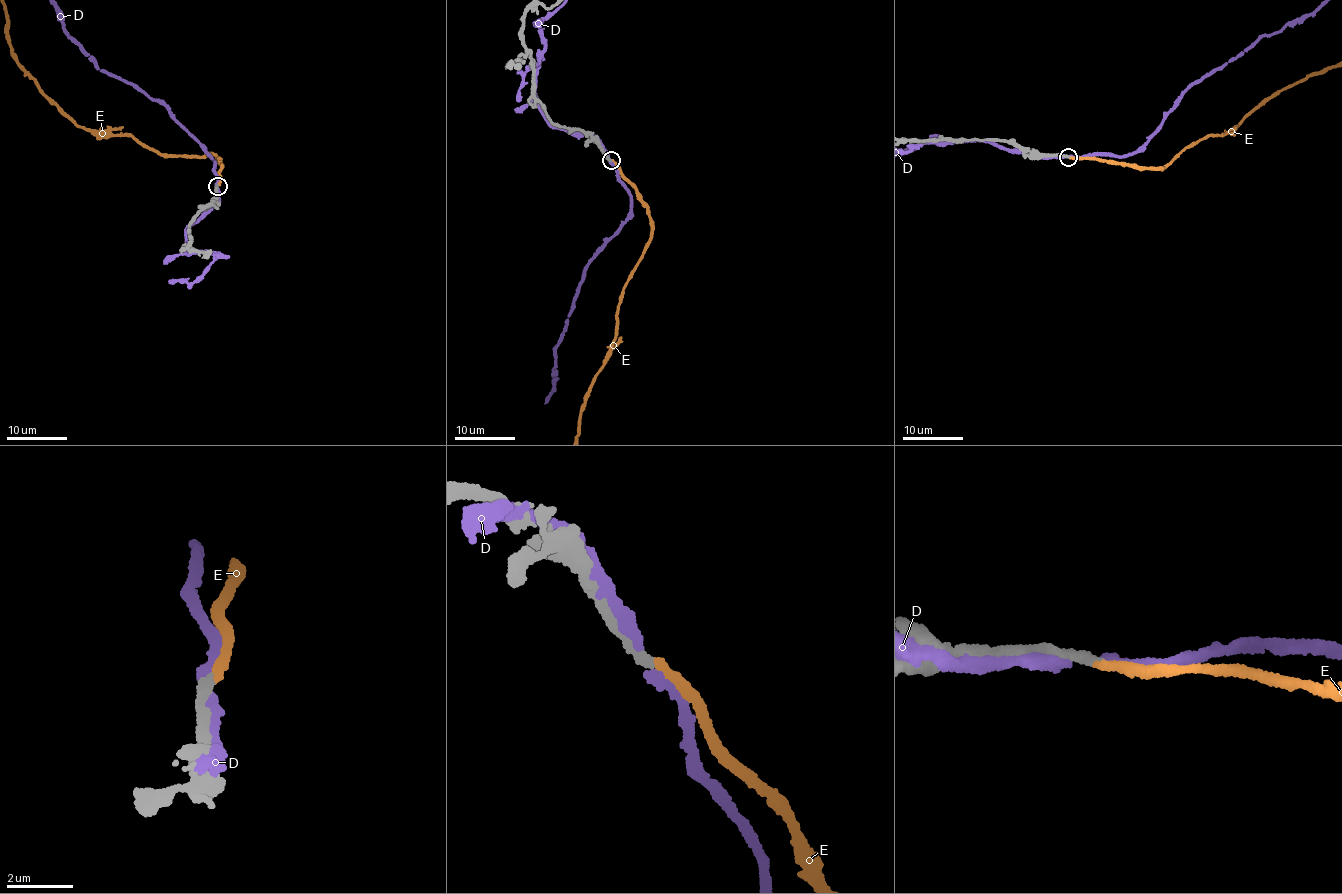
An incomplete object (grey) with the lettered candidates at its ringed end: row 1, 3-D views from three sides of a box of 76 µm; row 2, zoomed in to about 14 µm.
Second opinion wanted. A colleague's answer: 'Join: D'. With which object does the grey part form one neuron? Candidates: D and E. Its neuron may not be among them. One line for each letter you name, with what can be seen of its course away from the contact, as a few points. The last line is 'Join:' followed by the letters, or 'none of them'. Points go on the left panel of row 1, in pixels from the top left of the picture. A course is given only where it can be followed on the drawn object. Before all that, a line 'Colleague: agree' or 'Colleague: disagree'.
Colleague: disagree
Join: E

